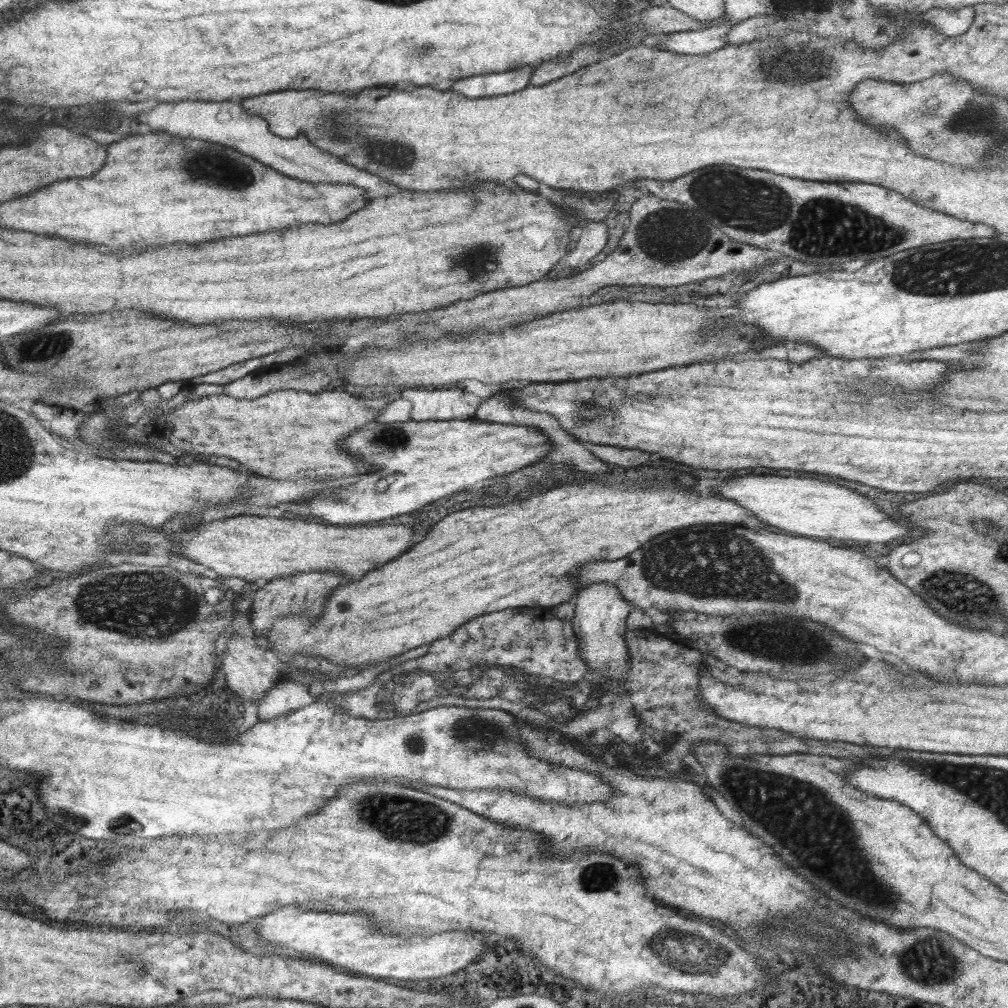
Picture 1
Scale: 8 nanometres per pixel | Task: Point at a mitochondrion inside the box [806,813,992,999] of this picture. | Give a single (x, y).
(934, 972)

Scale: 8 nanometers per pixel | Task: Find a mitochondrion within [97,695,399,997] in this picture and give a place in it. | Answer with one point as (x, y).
(133, 970)

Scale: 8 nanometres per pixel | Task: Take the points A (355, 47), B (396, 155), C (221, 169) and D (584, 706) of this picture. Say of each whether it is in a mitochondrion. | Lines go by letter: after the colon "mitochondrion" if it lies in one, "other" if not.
A: other
B: mitochondrion
C: mitochondrion
D: mitochondrion

